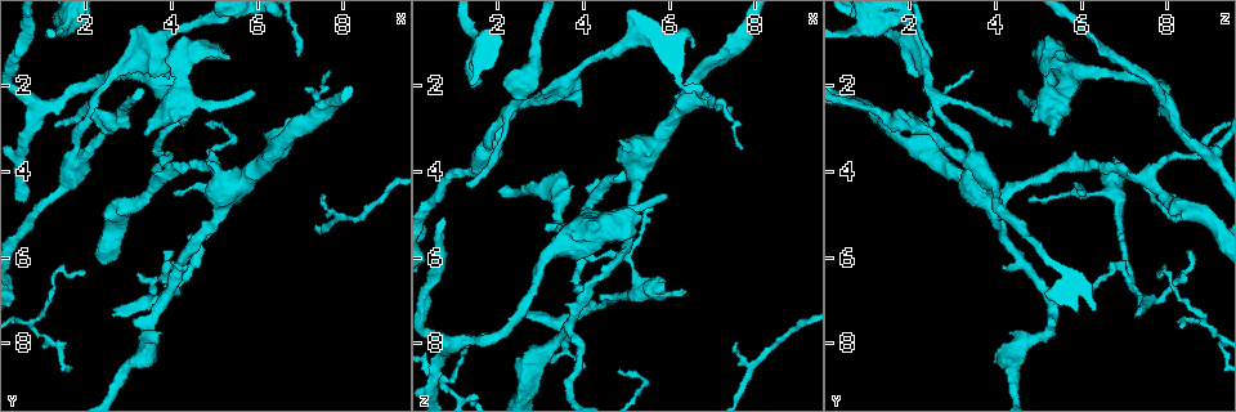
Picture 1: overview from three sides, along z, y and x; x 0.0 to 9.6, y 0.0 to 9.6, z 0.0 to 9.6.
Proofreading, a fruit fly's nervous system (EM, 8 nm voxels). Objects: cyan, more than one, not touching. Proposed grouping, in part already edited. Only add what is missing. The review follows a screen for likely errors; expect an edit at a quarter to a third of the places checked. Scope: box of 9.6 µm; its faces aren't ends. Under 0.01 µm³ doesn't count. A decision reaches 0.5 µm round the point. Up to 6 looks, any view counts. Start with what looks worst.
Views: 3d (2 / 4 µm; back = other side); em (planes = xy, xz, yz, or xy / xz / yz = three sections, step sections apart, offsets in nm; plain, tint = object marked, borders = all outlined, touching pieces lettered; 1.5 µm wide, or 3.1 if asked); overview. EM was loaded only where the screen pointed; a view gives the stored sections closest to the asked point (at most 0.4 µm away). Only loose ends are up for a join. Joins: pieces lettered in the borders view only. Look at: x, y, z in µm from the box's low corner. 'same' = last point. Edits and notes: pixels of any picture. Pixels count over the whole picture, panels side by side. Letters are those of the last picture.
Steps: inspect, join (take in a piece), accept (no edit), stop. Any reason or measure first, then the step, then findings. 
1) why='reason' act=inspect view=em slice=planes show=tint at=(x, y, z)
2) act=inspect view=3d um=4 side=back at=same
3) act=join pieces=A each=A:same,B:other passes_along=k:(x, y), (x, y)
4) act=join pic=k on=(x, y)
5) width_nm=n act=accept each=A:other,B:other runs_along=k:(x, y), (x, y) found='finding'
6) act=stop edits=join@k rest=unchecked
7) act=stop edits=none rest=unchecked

why='branch stops here' act=inspect view=em slice=planes show=tint at=(5.95, 2.20, 4.55)

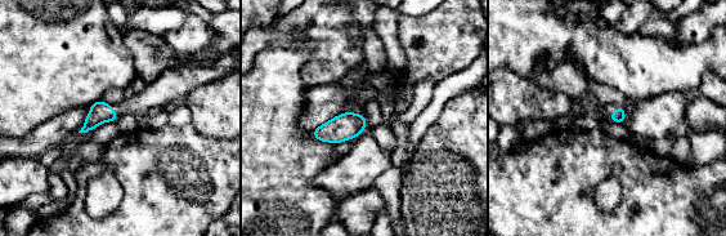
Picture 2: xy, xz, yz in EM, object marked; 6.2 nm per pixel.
why='what lies round it' act=inspect view=em slice=planes show=borders at=same

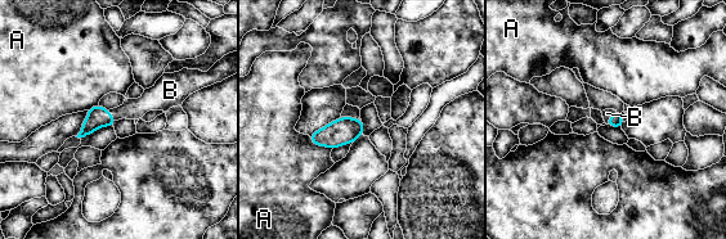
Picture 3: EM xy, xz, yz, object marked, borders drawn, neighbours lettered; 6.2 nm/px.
act=join pieces=B each=A:other,B:same passes_along=3:(615, 120), (609, 117), (606, 113) found='the cell continues'

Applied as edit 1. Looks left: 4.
why='free end' act=inspect view=3d um=4 at=(2.05, 6.30, 7.75)

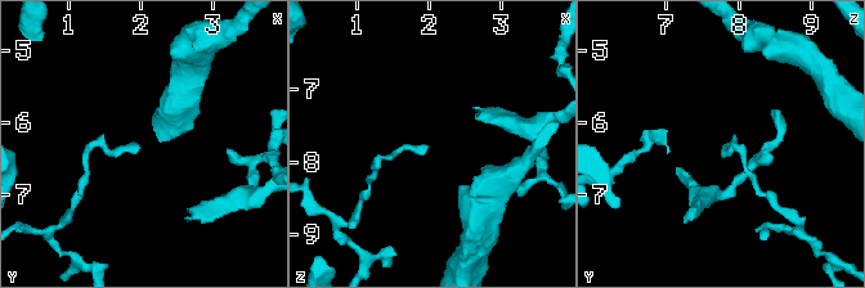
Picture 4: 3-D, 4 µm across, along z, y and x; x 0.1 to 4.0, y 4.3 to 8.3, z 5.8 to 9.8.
why='shape alone is not enough' act=inspect view=em slice=planes show=borders at=(2.00, 6.35, 7.80)

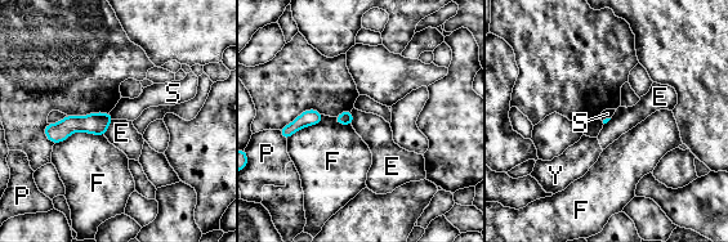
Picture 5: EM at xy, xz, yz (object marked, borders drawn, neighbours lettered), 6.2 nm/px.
act=accept each=E:other,F:other,P:other,S:other,Y:other border=5:(112, 119), (103, 134) found='no lettered piece goes on from it'

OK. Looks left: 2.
act=stop edits=join@3 rest=unchecked

